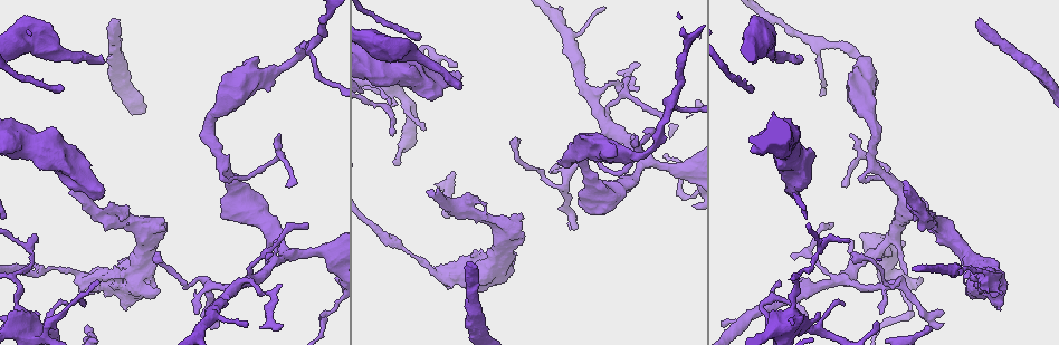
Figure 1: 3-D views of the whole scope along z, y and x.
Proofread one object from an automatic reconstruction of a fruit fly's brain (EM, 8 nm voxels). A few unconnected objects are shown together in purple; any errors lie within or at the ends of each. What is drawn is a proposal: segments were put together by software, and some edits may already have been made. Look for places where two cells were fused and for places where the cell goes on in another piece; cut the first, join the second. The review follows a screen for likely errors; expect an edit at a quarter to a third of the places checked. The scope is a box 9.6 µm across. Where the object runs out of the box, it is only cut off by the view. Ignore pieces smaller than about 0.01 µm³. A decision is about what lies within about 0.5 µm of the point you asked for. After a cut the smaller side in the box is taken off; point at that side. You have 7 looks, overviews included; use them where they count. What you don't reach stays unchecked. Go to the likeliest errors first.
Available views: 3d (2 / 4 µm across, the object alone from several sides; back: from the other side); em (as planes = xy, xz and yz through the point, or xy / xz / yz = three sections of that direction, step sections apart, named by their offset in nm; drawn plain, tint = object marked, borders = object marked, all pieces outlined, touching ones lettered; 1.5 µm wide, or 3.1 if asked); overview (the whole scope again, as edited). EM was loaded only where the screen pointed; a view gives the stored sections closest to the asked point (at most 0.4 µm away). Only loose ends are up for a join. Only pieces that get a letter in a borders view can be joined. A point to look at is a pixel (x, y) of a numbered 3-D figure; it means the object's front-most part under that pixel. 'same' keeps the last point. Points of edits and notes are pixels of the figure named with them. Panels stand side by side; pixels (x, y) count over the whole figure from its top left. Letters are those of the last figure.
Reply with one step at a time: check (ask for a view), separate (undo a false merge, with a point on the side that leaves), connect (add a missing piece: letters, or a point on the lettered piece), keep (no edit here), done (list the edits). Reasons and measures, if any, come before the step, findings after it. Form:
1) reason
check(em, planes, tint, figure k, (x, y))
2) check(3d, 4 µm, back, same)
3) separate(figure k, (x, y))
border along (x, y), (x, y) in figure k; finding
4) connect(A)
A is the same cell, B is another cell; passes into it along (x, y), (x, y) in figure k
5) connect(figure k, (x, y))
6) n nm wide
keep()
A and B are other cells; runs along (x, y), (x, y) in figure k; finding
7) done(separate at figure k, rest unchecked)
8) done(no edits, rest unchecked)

free end
check(3d, 2 µm, figure 1, (101, 62))

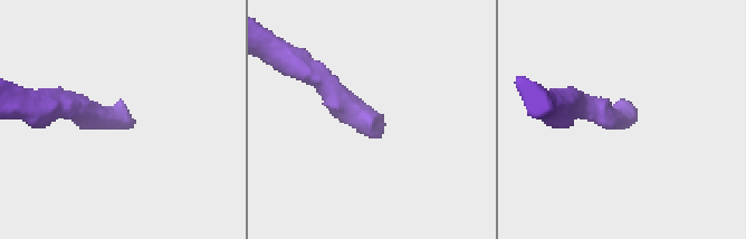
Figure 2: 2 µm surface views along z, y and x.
need the tissue
check(em, planes, borders, figure 2, (634, 120))

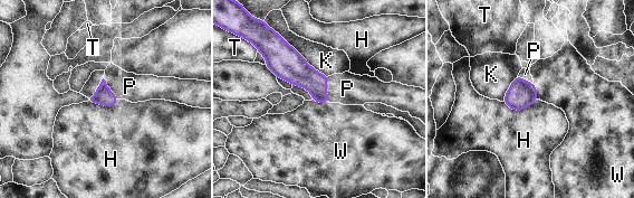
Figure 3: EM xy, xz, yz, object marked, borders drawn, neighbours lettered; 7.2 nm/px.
120 nm wide
connect(P)
P is the same cell, H, K, T and W are other cells; it goes on there

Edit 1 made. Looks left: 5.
see it whole again
check(overview)

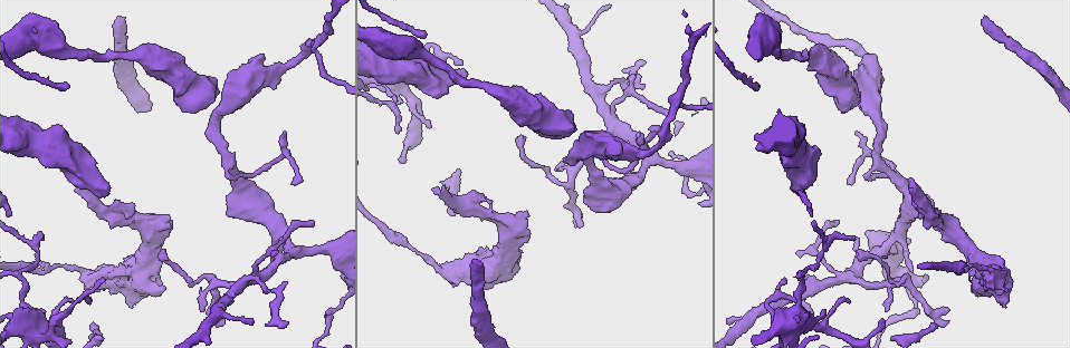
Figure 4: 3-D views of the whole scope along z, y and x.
branch stops here
check(3d, 2 µm, figure 4, (937, 327))

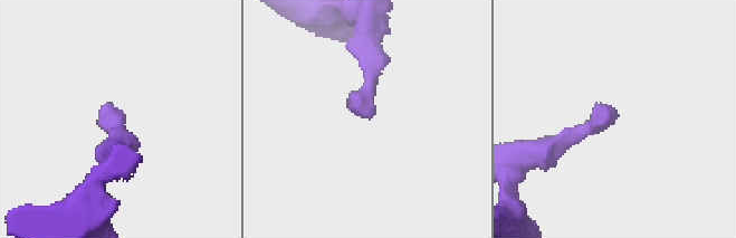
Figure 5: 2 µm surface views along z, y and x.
need the tissue
check(em, yz, step 8, borders, figure 5, (617, 115))

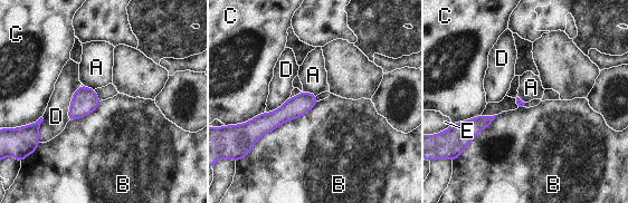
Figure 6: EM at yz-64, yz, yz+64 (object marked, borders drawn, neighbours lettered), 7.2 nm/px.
check(em, planes, borders, same)

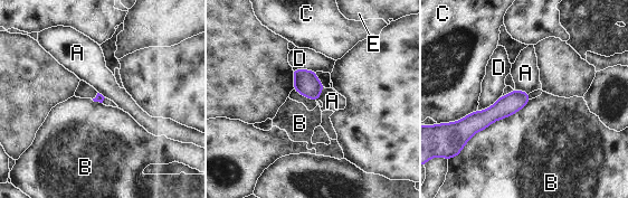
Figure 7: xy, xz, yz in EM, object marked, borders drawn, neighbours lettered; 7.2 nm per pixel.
keep()
A, B, C, D and E are other cells; border along (530, 100), (477, 131), (465, 144) in figure 7; none of them fits

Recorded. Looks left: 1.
four or more arms meet
check(em, planes, borders, figure 4, (614, 128))

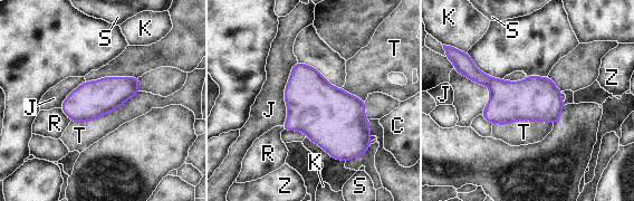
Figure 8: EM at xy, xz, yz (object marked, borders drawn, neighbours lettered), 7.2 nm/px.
220 nm wide
keep()
C, J, K, R, S, T and Z are other cells; border along (140, 91), (95, 118), (70, 122) in figure 8; one cell here

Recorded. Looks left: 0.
done(connect at figure 3, rest unchecked)

